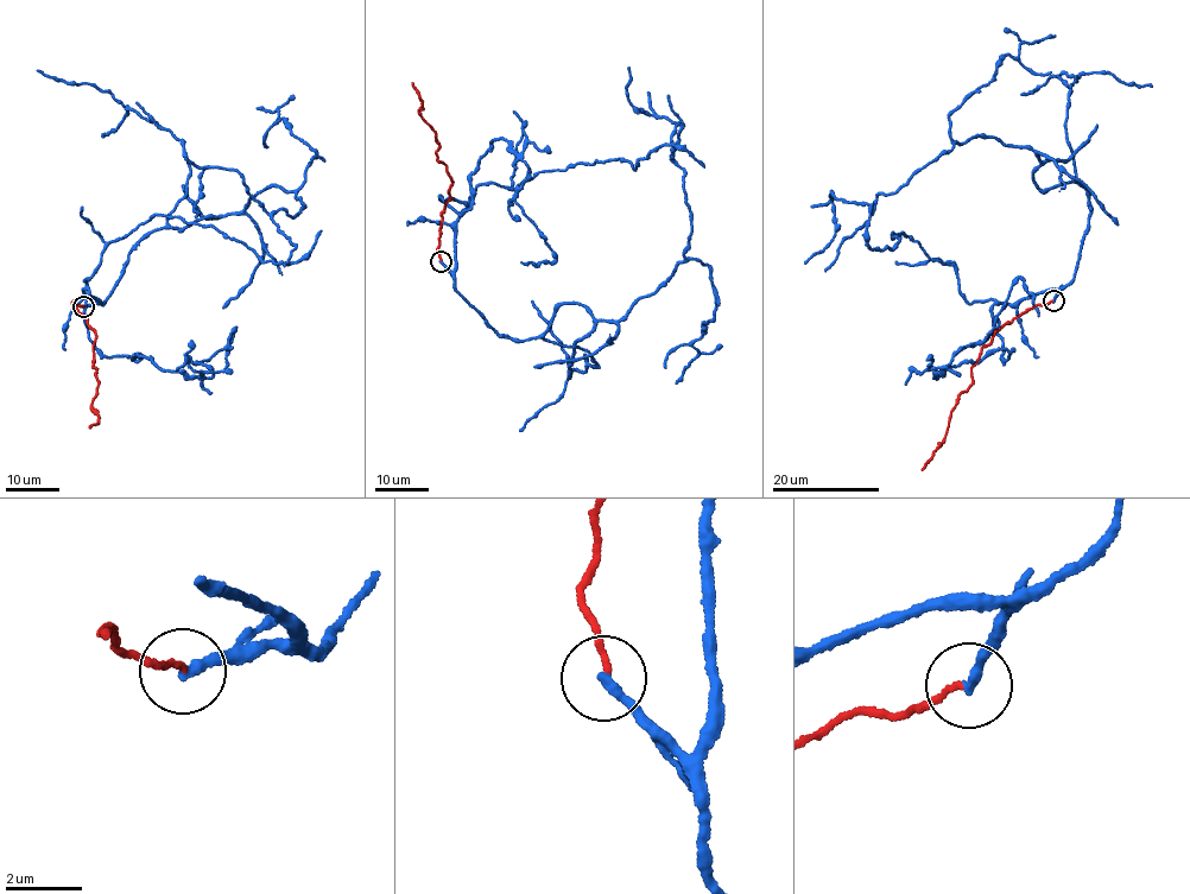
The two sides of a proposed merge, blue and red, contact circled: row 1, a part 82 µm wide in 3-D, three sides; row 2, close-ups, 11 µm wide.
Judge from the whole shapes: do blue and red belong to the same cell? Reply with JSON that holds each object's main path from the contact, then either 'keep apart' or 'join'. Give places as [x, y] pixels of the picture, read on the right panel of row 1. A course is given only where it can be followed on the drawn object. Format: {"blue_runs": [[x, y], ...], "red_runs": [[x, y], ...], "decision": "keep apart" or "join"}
{"blue_runs": [[1052, 302], [1086, 189], [1040, 189], [1033, 151], [983, 134], [873, 205], [831, 191], [834, 238], [804, 262]], "red_runs": [[1052, 302], [1035, 305], [1005, 324], [982, 347], [972, 367], [973, 382], [951, 410], [944, 441], [922, 469]], "decision": "keep apart"}

